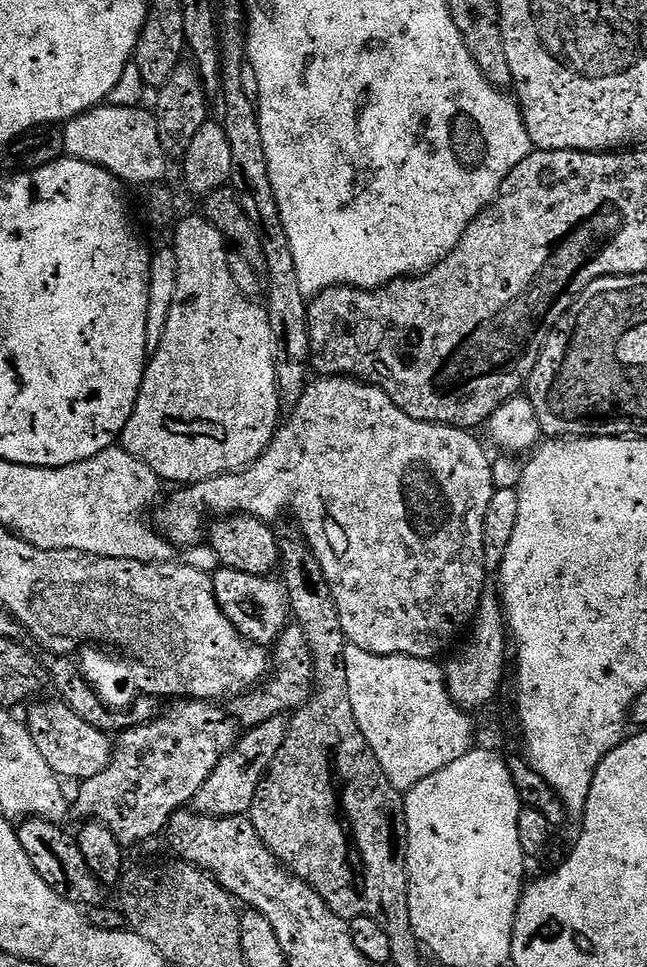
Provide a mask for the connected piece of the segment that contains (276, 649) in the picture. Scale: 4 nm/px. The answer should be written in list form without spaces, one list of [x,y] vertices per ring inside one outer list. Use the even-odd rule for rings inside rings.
[[[292,622],[276,639],[271,649],[270,679],[259,690],[235,697],[231,701],[230,716],[241,729],[257,728],[262,722],[275,716],[295,713],[296,709],[301,708],[311,696],[312,655],[310,646],[306,646],[306,634],[302,634],[300,627]]]

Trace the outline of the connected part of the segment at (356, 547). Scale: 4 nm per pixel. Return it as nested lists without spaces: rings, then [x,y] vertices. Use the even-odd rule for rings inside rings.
[[[320,378],[317,384],[309,383],[304,389],[302,398],[291,409],[288,421],[285,419],[279,425],[278,431],[264,451],[253,464],[249,464],[243,472],[233,472],[226,476],[215,476],[209,480],[199,480],[197,484],[181,487],[180,491],[180,518],[174,522],[176,534],[170,537],[169,544],[180,548],[192,548],[196,543],[203,541],[206,536],[206,523],[204,516],[211,518],[227,518],[229,516],[253,516],[256,520],[273,522],[279,516],[289,512],[296,516],[299,535],[318,558],[318,566],[322,566],[322,574],[330,586],[330,594],[336,603],[338,618],[342,622],[344,639],[351,647],[361,648],[375,656],[409,656],[419,660],[430,660],[439,657],[439,652],[463,630],[473,623],[476,611],[480,605],[480,597],[486,591],[484,585],[484,523],[488,520],[488,507],[492,504],[492,468],[488,465],[488,456],[480,449],[475,435],[469,434],[466,438],[466,450],[460,454],[460,466],[454,462],[454,436],[461,429],[454,428],[439,422],[425,422],[416,420],[416,452],[412,452],[412,444],[408,444],[408,436],[404,436],[404,428],[392,420],[392,416],[400,416],[403,410],[395,406],[386,406],[385,395],[381,388],[374,388],[371,384],[353,382],[348,378]],[[404,460],[414,460],[412,468],[404,466]],[[416,475],[422,478],[424,484],[440,484],[446,488],[446,536],[444,544],[416,544]]]

